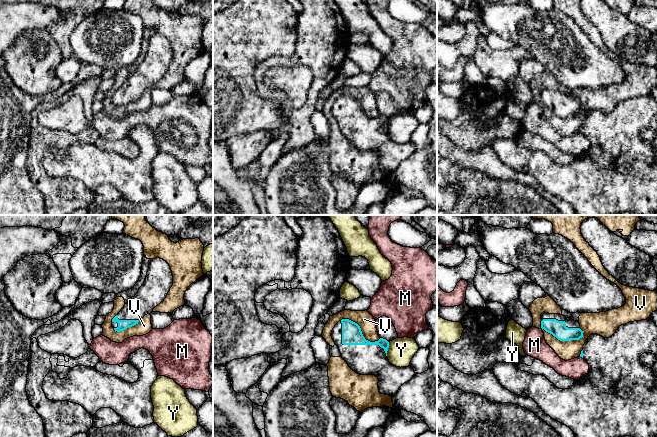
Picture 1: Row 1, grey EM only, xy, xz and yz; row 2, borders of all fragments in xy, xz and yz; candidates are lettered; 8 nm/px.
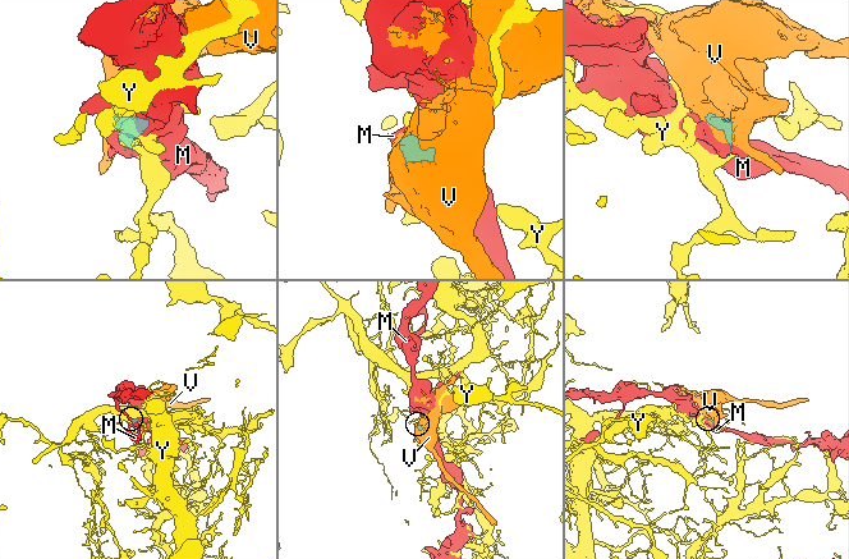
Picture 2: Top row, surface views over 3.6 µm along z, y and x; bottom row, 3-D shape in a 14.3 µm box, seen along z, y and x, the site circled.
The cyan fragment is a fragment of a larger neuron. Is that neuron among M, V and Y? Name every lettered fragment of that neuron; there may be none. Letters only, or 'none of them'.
none of them

